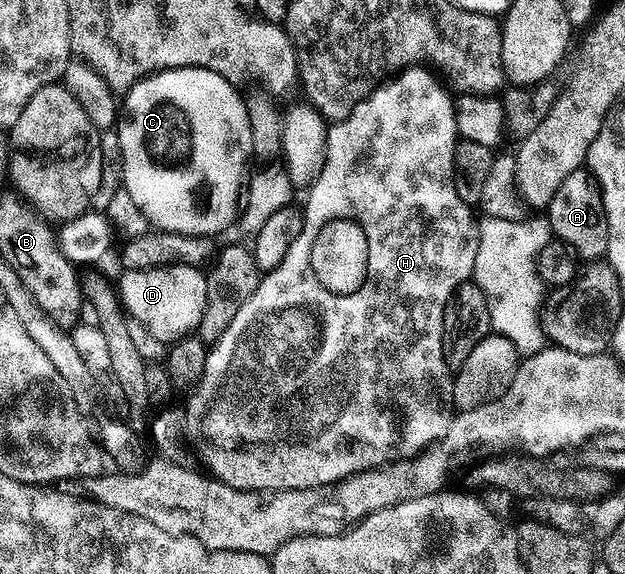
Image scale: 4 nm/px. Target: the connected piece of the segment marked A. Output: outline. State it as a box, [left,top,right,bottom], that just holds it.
[545,167,609,259]

